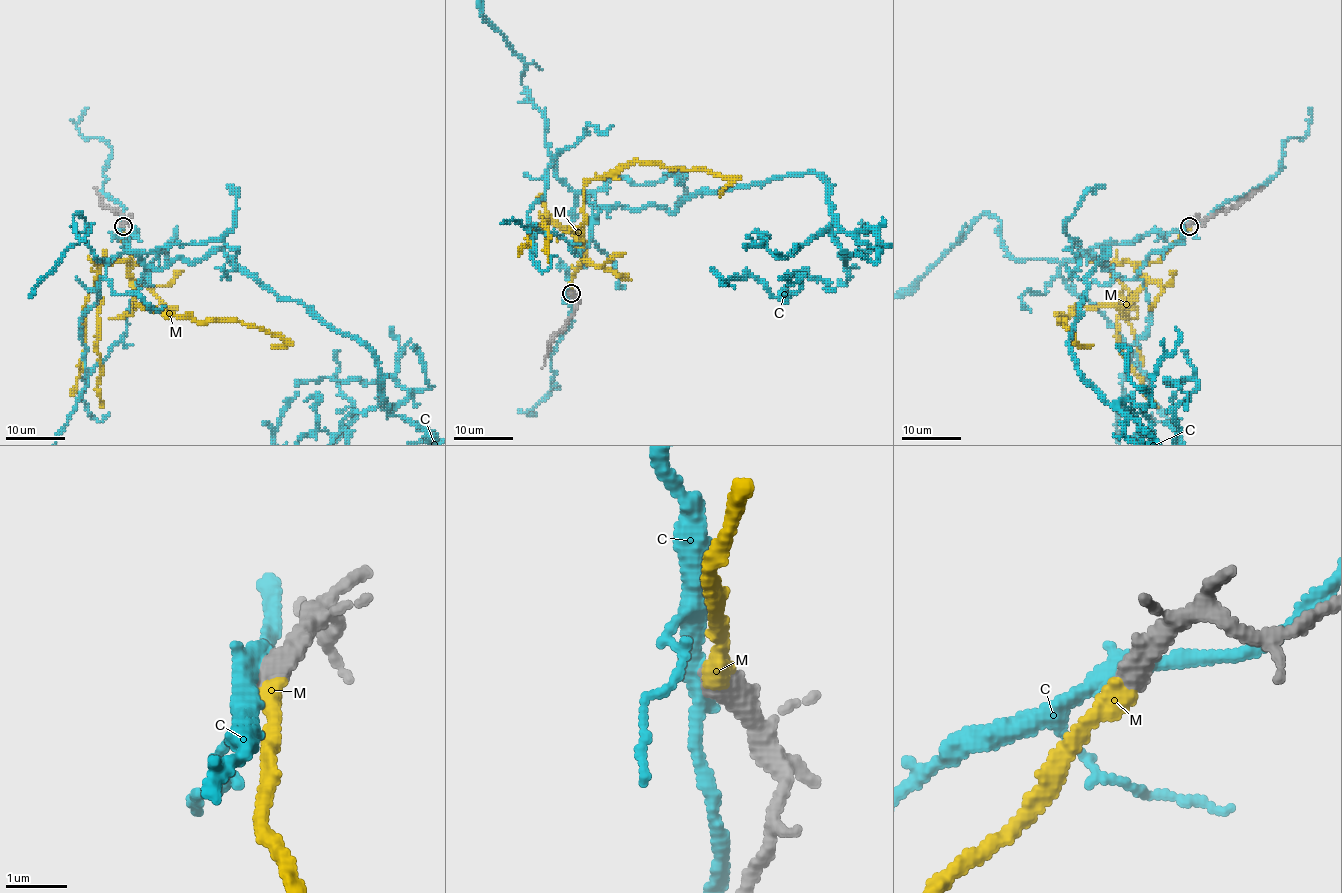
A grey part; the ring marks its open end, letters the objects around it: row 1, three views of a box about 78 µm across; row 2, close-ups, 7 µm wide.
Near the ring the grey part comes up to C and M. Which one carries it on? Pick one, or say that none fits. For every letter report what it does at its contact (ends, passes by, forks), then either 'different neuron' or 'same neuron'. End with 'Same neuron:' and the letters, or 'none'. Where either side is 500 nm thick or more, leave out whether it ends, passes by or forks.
C: different neuron
M: it ends; same neuron
Same neuron: M

